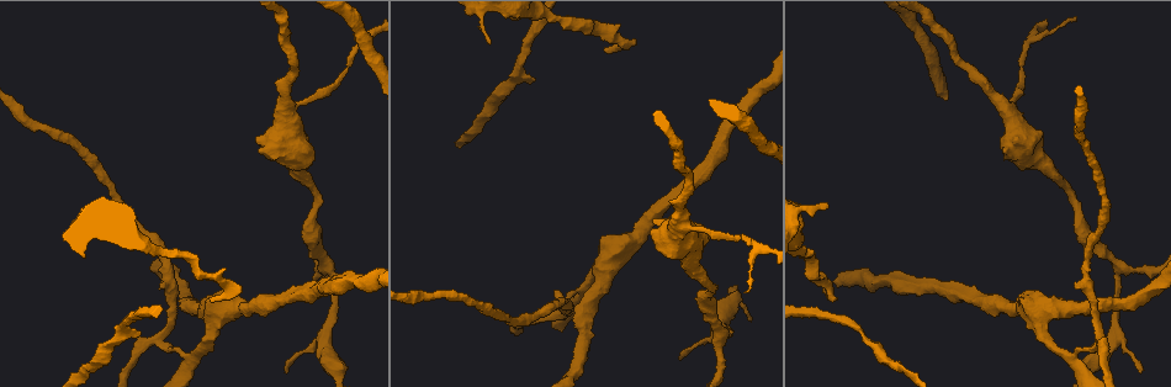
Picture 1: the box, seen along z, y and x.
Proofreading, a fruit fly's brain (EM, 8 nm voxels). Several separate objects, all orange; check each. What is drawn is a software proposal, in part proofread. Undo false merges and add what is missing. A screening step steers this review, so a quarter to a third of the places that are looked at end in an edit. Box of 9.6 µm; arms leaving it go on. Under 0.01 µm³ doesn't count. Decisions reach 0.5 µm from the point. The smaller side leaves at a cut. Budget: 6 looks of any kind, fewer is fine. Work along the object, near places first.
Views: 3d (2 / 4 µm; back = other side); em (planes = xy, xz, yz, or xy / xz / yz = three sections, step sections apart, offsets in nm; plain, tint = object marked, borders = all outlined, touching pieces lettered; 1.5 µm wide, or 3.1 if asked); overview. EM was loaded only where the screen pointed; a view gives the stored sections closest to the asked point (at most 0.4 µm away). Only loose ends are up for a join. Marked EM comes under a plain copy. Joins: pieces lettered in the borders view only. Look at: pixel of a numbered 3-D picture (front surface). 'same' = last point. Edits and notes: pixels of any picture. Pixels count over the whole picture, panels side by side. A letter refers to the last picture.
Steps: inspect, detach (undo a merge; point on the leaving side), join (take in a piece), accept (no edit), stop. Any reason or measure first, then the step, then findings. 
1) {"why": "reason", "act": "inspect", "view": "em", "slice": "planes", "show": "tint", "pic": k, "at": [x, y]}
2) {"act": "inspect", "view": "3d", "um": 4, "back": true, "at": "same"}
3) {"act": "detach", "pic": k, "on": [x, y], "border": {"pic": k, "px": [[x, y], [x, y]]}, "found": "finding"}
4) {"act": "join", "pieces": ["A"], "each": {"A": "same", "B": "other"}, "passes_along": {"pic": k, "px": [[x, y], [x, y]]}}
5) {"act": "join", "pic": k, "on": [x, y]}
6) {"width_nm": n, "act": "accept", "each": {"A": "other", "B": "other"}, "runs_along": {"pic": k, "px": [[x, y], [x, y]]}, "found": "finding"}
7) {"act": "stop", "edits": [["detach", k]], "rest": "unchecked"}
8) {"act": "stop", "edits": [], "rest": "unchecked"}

{"why": "calibre changes", "act": "inspect", "view": "em", "slice": "planes", "show": "borders", "pic": 1, "at": [723, 334]}

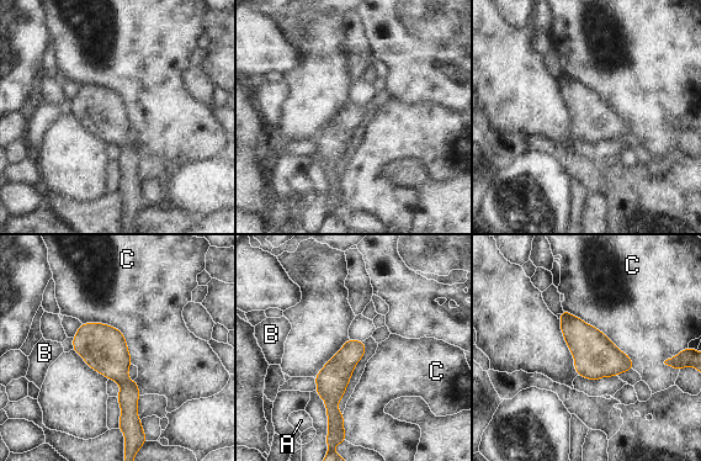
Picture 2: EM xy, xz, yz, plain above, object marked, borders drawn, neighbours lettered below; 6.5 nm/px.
{"act": "accept", "each": {"A": "other", "B": "other", "C": "other"}, "runs_along": {"pic": 2, "px": [[360, 343], [333, 379], [338, 424]]}, "found": "continuous, no second cell"}

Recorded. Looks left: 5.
{"why": "branch stops here", "act": "inspect", "view": "em", "slice": "planes", "show": "borders", "pic": 1, "at": [682, 353]}

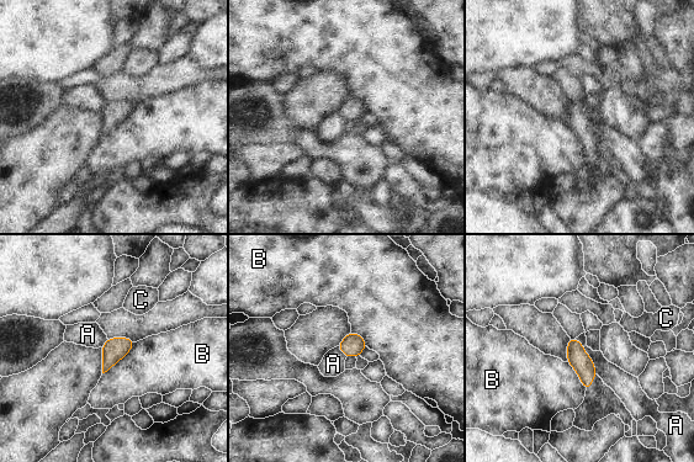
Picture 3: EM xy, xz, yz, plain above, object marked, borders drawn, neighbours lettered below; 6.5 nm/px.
{"width_nm": 140, "act": "accept", "each": {"A": "other", "B": "other", "C": "other"}, "border": {"pic": 3, "px": [[134, 343], [118, 361], [102, 373]]}, "found": "none of them fits"}

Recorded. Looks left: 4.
{"act": "inspect", "view": "em", "slice": "xz", "step": 4, "show": "borders", "pic": 1, "at": [556, 317]}

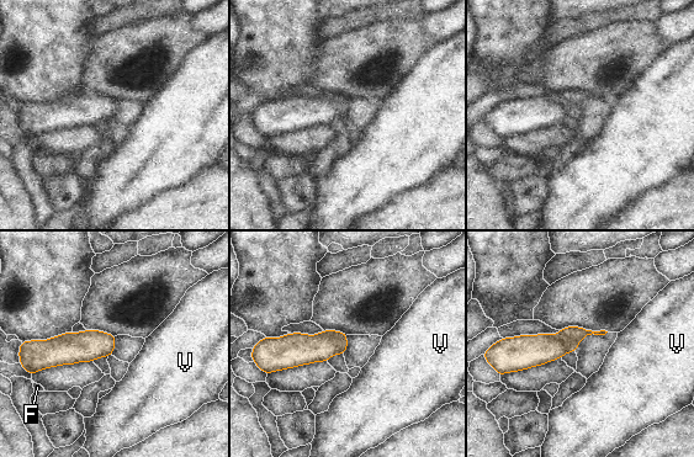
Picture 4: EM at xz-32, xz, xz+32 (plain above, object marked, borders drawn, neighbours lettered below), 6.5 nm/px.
{"width_nm": 160, "act": "detach", "pic": 4, "on": [300, 349], "each": {"F": "other", "V": "other"}, "border": {"pic": 4, "px": [[323, 330], [334, 335], [346, 336]]}, "found": "a second cell is stuck on"}

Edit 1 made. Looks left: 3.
{"act": "stop", "edits": [["detach", 4]], "rest": "unchecked"}

